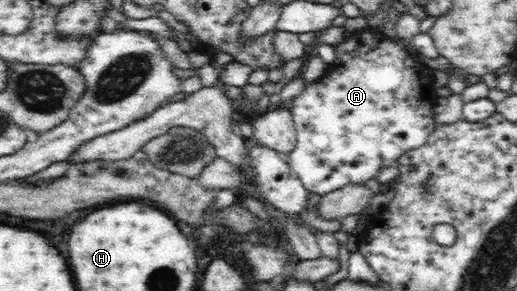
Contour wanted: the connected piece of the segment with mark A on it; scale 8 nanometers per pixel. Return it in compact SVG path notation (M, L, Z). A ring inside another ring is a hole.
M367 27L360 31L350 32L350 35L341 44L334 46L334 49L335 60L328 67L330 74L322 77L316 83L308 84L303 89L303 92L294 98L291 103L289 110L297 129L297 142L294 149L284 156L288 164L290 164L292 171L300 178L307 191L317 193L321 196L336 191L348 184L364 184L368 179L375 179L380 168L396 165L397 159L401 155L404 155L406 151L424 145L429 135L437 126L433 110L435 94L433 92L432 81L430 80L432 69L420 59L417 59L416 56L402 48L399 42Z

